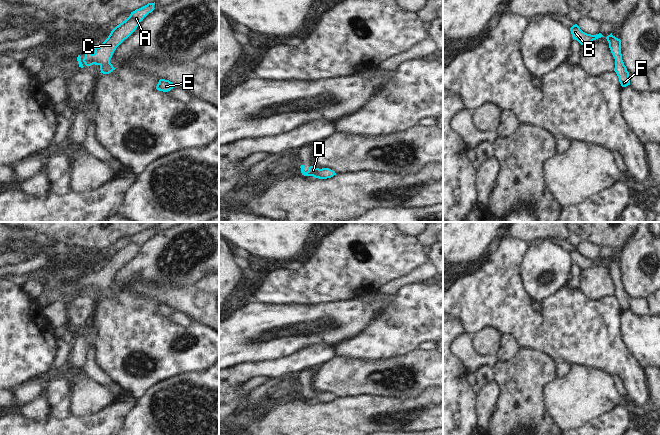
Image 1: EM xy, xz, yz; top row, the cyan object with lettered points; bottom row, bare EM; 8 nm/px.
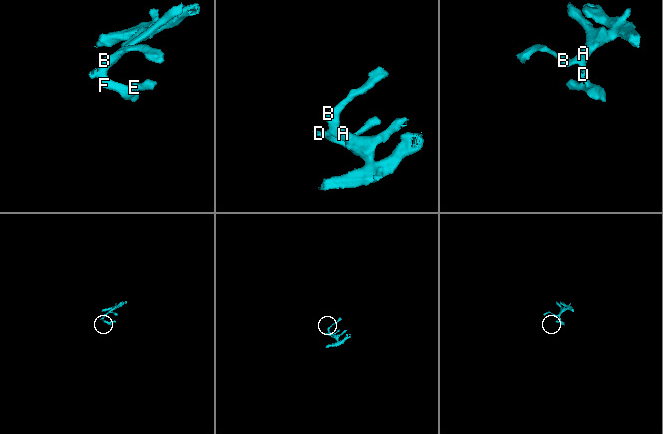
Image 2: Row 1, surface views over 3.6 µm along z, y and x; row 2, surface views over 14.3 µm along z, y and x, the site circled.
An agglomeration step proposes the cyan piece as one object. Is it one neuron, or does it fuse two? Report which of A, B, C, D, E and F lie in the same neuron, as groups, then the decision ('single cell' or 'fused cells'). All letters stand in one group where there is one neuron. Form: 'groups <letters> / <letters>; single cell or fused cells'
groups A B C D E F; single cell

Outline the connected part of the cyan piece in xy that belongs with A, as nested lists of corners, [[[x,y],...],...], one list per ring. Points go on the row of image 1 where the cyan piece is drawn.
[[[148,3],[147,5],[136,9],[131,12],[130,16],[116,26],[108,36],[108,38],[99,46],[95,47],[95,53],[92,54],[90,51],[85,52],[85,57],[82,60],[81,56],[78,55],[77,61],[79,67],[83,68],[83,62],[86,66],[93,64],[100,66],[100,73],[109,74],[116,68],[110,63],[112,55],[116,48],[127,39],[140,25],[140,22],[151,13],[154,8],[154,3]]]

